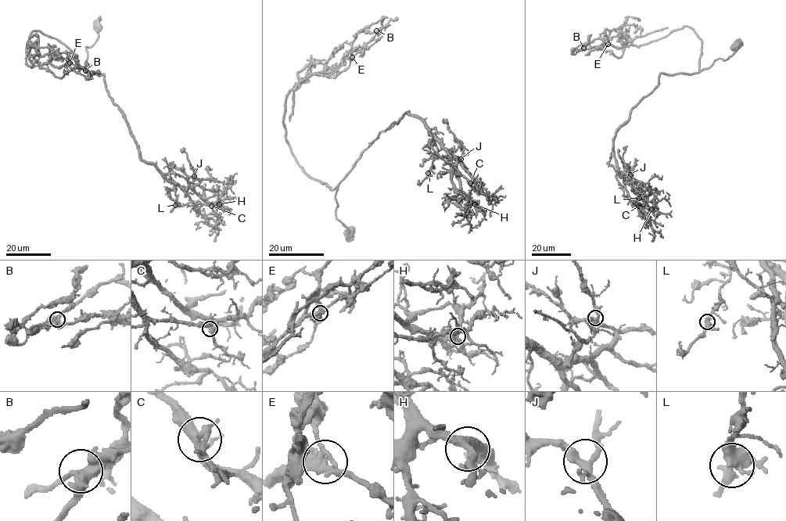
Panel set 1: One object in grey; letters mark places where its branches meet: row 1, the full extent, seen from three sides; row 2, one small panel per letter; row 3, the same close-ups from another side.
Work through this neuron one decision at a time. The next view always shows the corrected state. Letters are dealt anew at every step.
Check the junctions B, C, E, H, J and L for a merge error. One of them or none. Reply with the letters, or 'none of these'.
E

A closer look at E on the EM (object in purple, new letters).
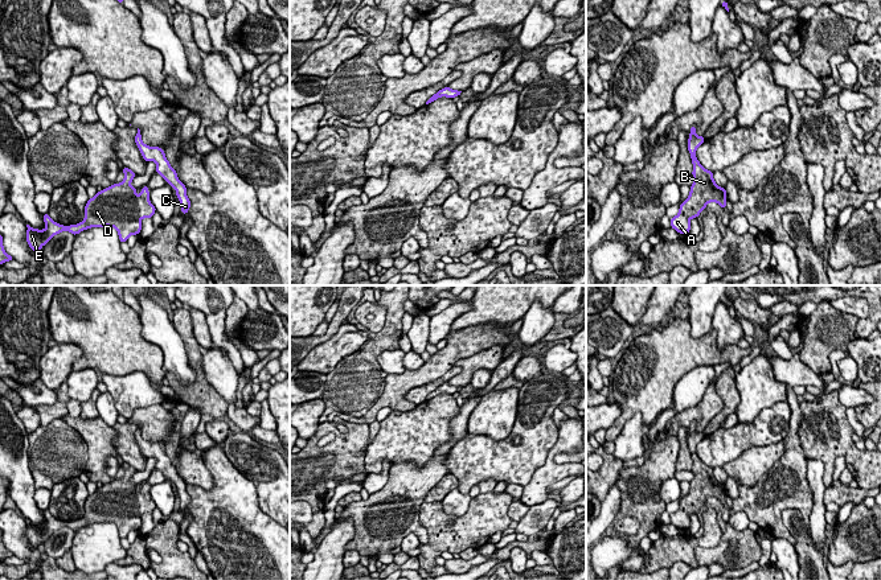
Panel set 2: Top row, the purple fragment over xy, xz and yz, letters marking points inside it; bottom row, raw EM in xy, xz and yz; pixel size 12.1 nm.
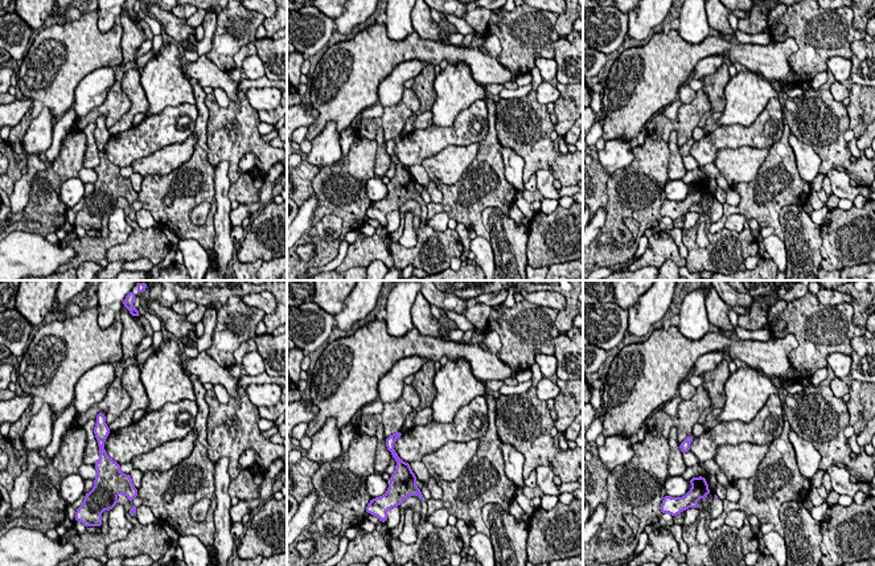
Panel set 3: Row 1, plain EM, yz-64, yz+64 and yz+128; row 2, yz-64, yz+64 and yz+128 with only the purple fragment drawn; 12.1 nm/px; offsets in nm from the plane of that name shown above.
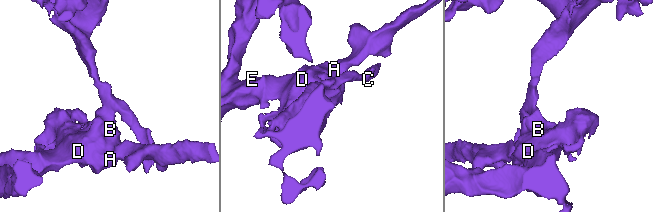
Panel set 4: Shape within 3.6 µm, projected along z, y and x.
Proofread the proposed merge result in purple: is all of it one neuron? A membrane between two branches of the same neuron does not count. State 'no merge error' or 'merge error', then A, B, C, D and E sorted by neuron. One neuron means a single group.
merge error; A B D E / C

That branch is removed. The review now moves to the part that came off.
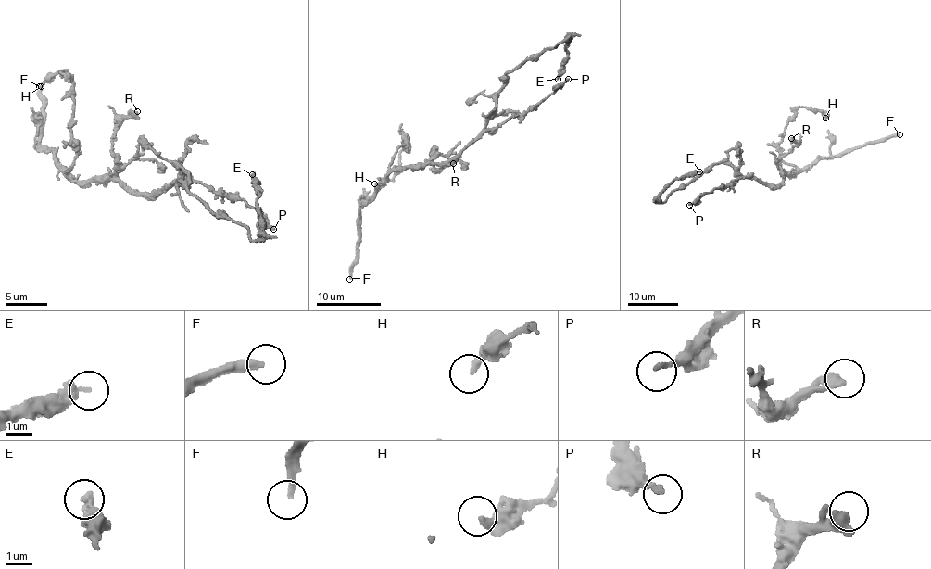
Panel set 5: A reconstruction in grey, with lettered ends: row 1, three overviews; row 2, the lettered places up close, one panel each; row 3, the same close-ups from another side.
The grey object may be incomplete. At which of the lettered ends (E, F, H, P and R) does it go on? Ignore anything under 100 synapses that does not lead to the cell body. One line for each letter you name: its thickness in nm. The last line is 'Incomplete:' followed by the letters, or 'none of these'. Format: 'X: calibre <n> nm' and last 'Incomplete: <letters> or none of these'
F: calibre 240 nm
Incomplete: F

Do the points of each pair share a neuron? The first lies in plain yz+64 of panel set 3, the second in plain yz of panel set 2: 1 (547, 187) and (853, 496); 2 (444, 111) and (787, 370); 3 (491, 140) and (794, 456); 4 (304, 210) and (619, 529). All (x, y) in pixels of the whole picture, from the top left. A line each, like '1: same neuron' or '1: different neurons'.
1: different neurons
2: different neurons
3: same neuron
4: different neurons

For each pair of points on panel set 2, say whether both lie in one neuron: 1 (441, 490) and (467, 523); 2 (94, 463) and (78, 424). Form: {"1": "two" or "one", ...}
{"1": "two", "2": "one"}

